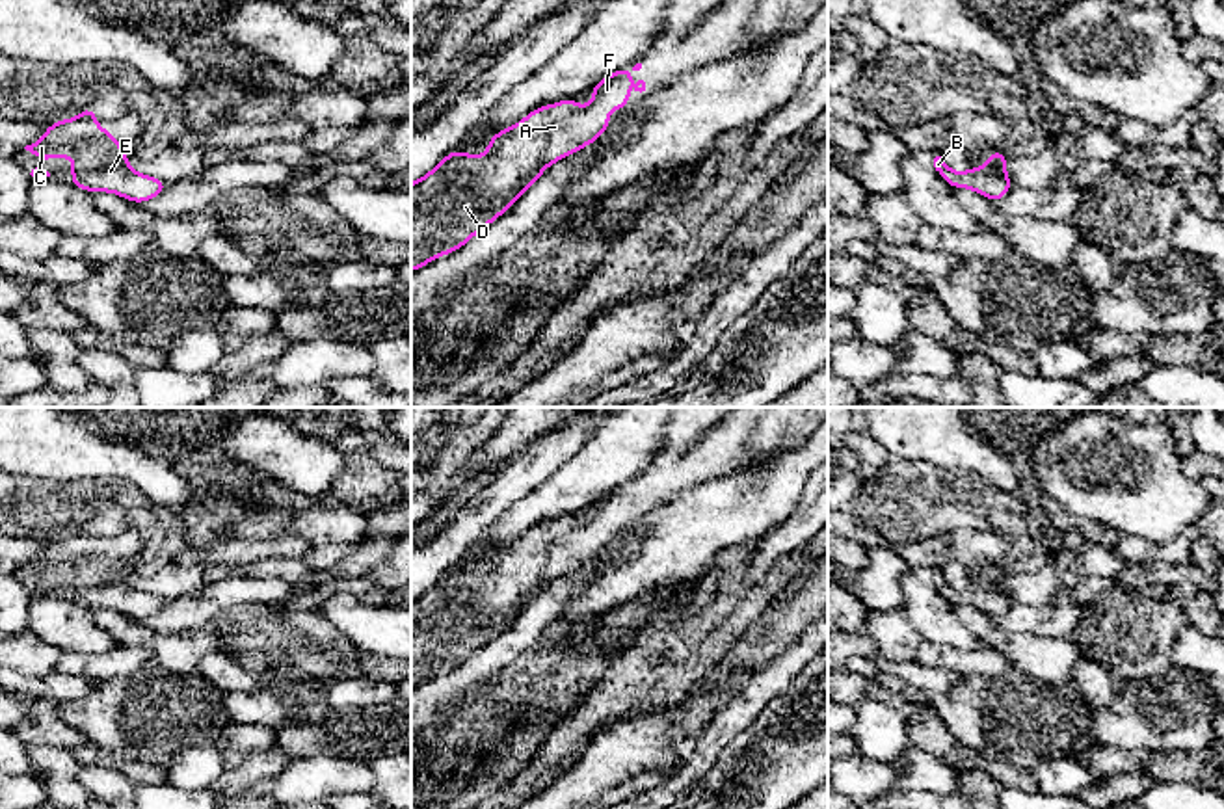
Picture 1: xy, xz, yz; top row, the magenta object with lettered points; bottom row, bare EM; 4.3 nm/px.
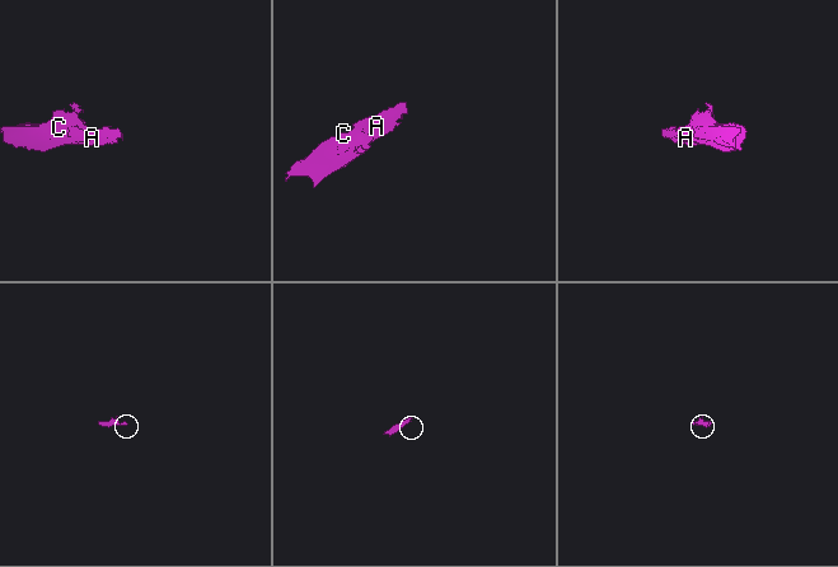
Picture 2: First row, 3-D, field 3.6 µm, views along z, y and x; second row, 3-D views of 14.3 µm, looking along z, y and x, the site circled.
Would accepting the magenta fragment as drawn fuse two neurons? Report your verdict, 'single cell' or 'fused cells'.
single cell

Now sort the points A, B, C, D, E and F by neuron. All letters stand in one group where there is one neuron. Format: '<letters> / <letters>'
A B C D E F

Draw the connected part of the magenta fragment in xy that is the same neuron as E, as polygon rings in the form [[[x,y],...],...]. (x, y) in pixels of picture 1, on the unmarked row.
[[[82,524],[76,536],[52,539],[41,556],[24,564],[41,577],[67,573],[76,582],[71,599],[89,610],[112,608],[134,619],[145,619],[169,601],[149,591],[134,590],[125,564],[97,539],[93,524]]]

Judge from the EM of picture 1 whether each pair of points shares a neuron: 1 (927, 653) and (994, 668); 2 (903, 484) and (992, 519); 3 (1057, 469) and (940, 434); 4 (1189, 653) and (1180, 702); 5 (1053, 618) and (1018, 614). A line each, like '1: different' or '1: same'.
1: same
2: same
3: different
4: different
5: same

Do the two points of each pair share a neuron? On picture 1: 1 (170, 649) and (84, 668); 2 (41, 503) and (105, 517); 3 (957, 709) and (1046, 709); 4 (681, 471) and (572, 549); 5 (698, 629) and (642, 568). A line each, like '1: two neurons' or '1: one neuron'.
1: two neurons
2: one neuron
3: one neuron
4: one neuron
5: two neurons

